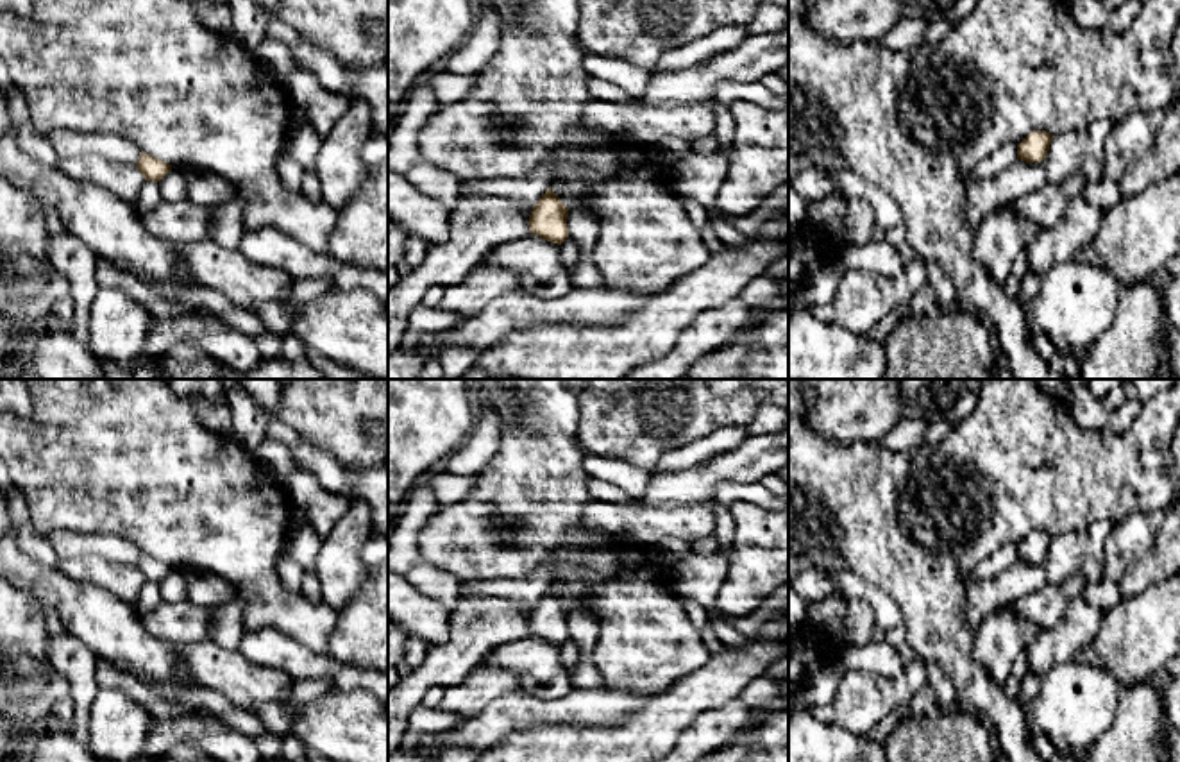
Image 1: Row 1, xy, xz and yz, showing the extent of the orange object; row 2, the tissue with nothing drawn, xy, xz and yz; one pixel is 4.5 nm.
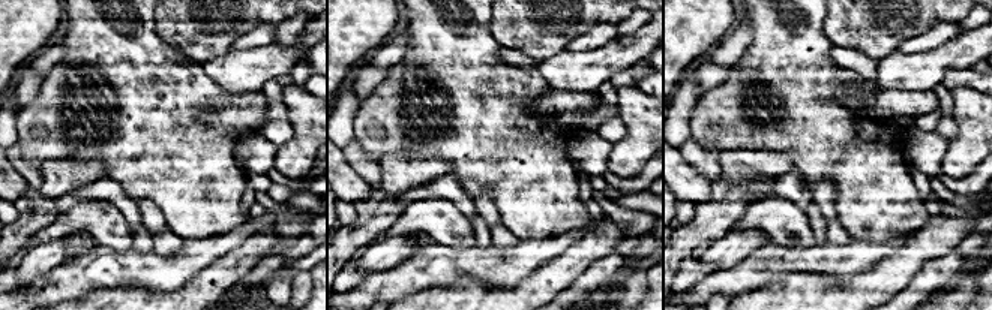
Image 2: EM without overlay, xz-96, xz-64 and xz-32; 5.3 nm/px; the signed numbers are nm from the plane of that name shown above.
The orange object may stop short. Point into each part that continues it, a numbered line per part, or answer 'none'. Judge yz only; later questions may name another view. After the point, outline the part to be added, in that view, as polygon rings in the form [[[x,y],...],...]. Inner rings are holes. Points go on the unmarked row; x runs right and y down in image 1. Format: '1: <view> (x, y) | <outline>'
1: yz (1002, 558) | [[[1005,544],[996,549],[990,556],[976,563],[973,569],[973,580],[989,580],[1008,569],[1017,562],[1017,546]]]

